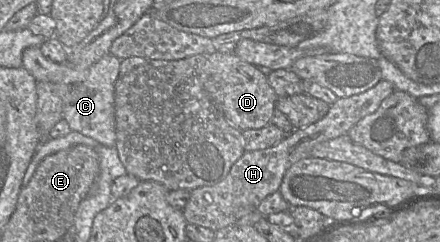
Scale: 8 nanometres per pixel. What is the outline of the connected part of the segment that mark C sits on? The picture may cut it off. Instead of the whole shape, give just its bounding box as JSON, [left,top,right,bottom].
[22,47,121,147]

